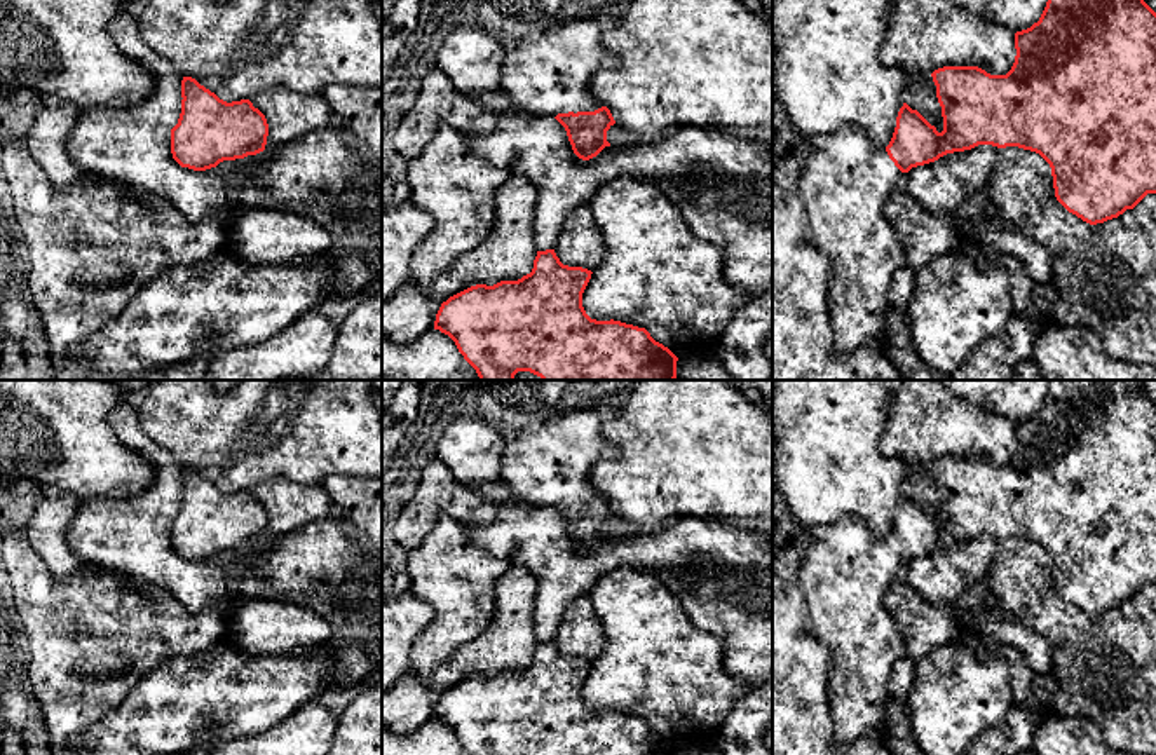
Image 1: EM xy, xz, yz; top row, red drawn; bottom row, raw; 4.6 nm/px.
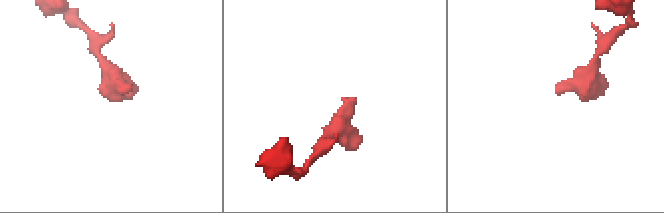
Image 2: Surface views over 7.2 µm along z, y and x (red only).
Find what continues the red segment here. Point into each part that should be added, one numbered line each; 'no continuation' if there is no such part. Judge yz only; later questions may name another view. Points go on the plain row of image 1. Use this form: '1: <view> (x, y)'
1: yz (844, 576)

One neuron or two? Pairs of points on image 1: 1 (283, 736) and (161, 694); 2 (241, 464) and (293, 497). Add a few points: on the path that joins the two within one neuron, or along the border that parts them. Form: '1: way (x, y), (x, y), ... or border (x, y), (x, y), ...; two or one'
1: border (300, 708), (260, 733), (248, 736); two
2: border (307, 483), (262, 480), (250, 490); two

